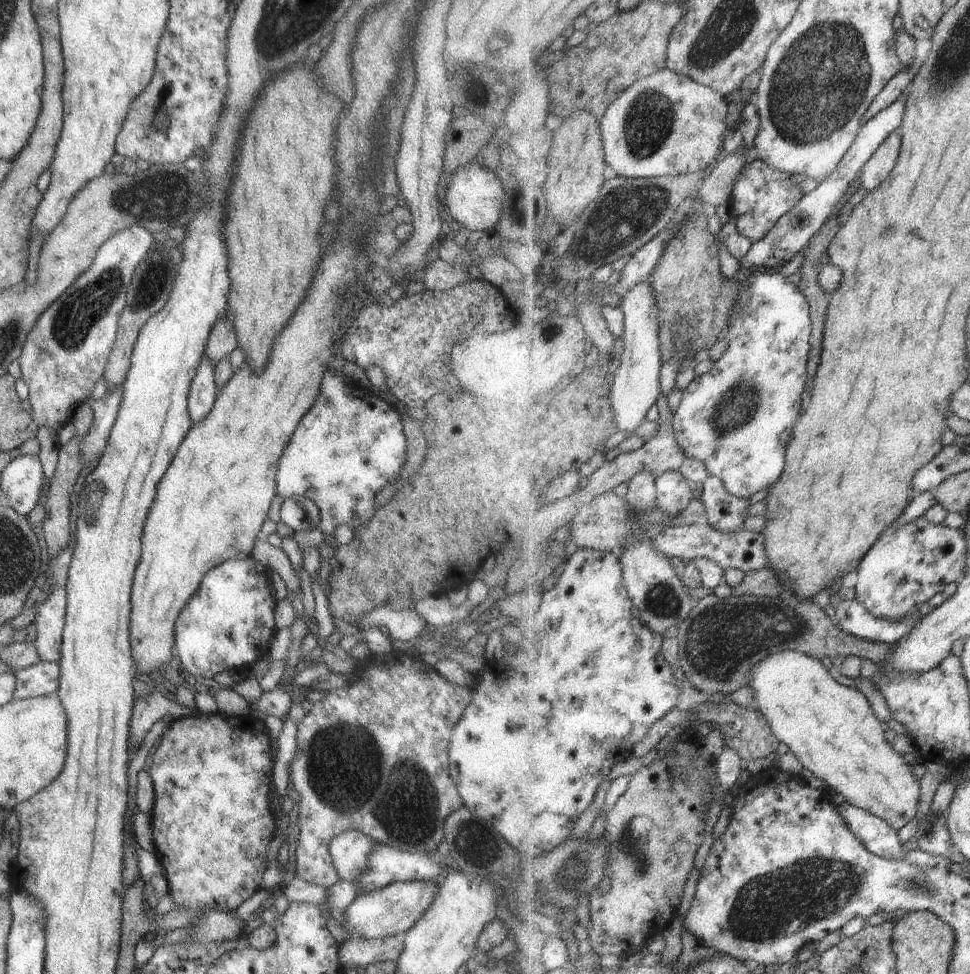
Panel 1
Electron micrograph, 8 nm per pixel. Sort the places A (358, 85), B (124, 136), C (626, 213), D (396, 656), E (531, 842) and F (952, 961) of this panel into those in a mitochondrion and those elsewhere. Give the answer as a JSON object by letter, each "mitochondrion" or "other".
{"A":"other","B":"other","C":"mitochondrion","D":"other","E":"other","F":"other"}

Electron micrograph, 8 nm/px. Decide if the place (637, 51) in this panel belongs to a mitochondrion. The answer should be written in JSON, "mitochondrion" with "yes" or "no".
{"mitochondrion":"no"}

